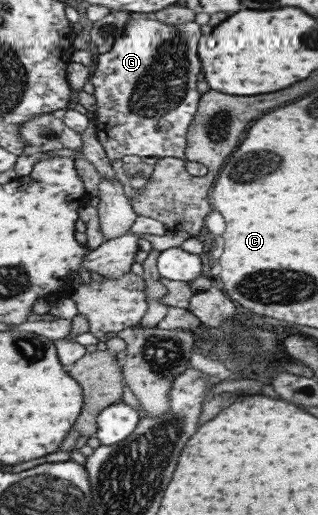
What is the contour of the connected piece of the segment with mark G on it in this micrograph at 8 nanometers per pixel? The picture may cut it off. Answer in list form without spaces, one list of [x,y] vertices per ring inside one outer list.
[[[152,16],[132,17],[124,24],[120,37],[111,44],[111,49],[96,56],[96,67],[87,81],[94,86],[96,140],[108,160],[121,159],[124,155],[182,158],[186,147],[185,135],[199,102],[196,75],[201,69],[197,54],[197,43],[201,37],[200,25],[194,20],[175,26]]]

